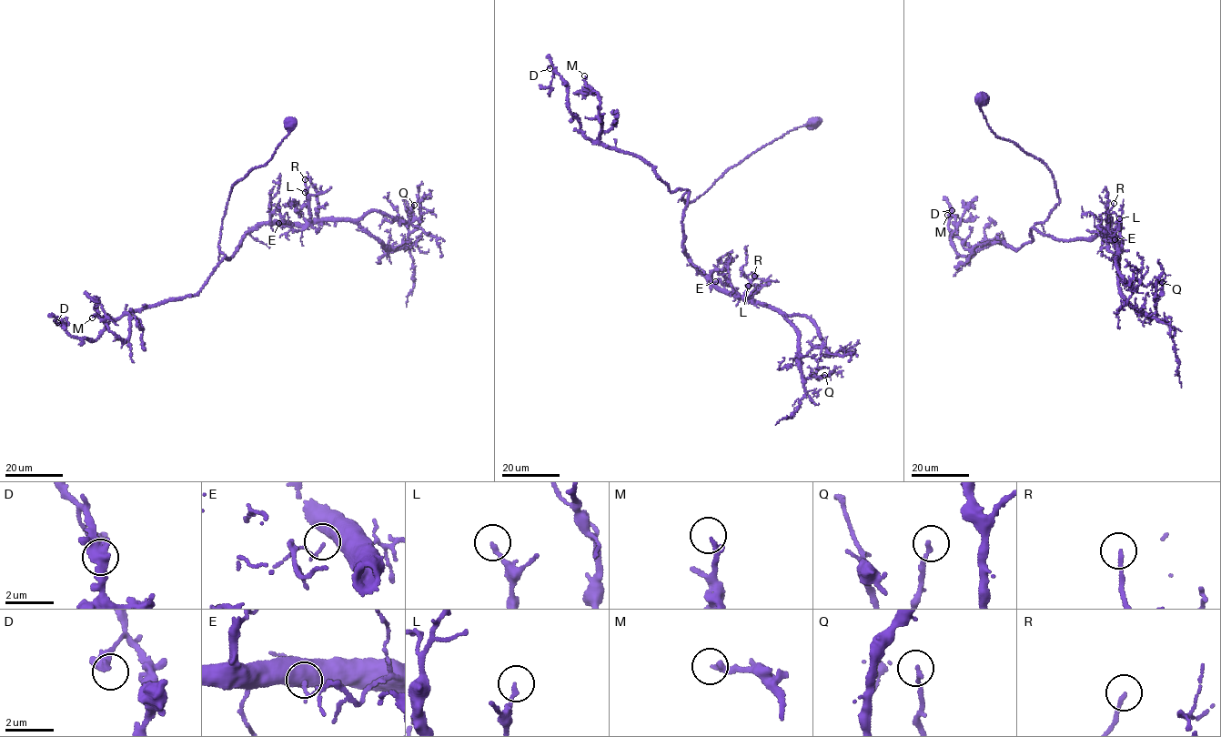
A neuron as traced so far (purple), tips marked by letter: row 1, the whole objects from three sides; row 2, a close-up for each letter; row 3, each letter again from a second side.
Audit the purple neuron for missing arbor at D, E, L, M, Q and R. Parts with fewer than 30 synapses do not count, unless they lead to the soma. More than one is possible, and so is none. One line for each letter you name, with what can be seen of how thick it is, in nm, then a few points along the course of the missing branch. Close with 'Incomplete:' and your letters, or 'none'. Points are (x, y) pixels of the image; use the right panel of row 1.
M: calibre 200 nm
Incomplete: M

